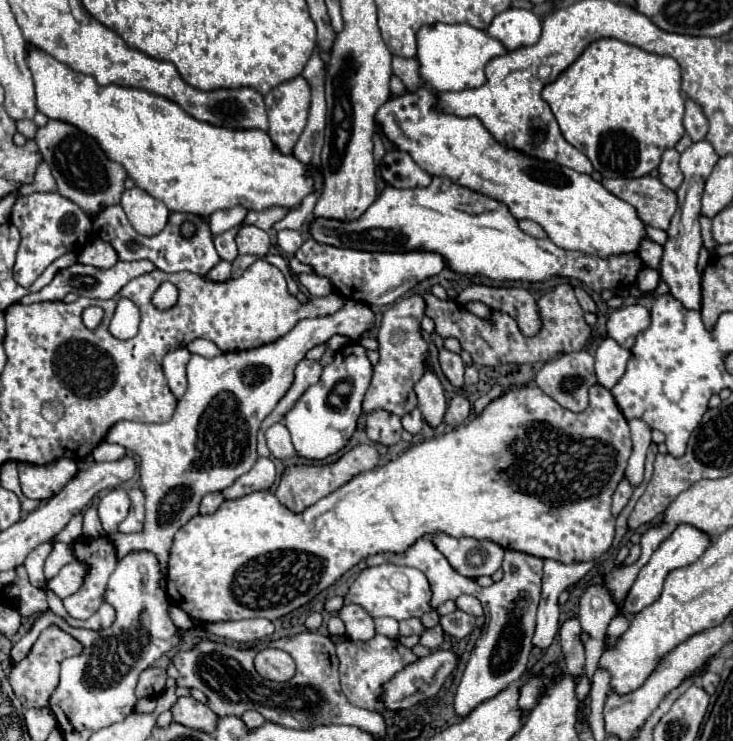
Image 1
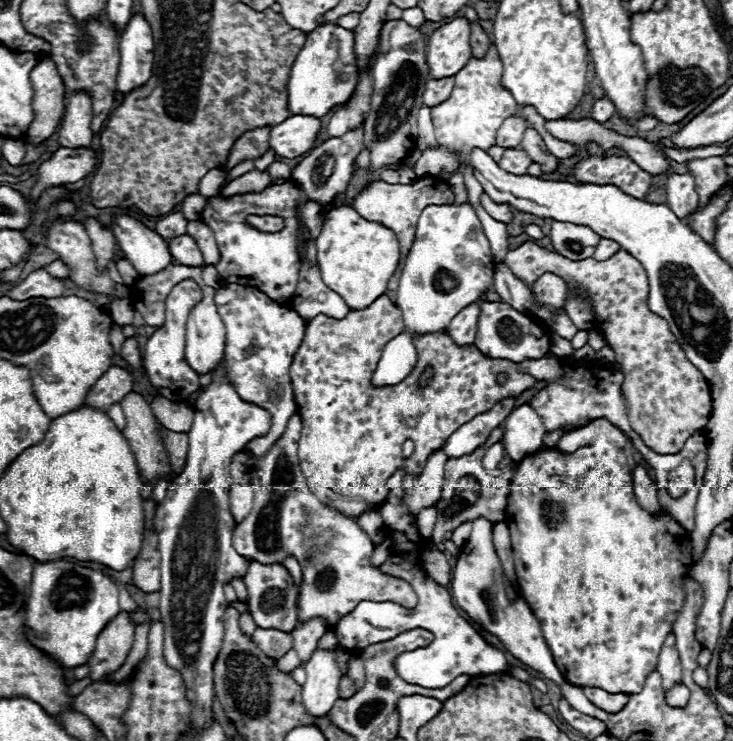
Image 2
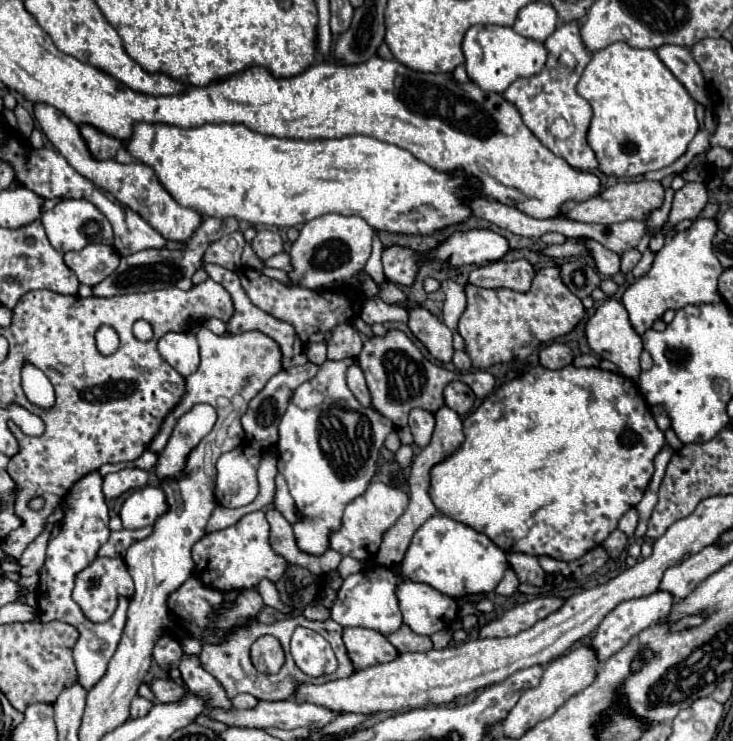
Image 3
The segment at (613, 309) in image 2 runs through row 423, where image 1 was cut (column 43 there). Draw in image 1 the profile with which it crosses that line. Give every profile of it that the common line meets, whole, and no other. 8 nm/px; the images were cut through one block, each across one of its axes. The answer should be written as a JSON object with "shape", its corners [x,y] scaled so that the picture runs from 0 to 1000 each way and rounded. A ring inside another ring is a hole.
{"shape":[[[65,845],[55,861],[49,864],[49,869],[44,872],[44,877],[38,880],[38,885],[27,893],[22,893],[14,904],[14,923],[16,931],[22,937],[22,942],[30,947],[33,955],[65,955],[68,950],[68,939],[79,926],[82,918],[82,896],[87,888],[93,885],[106,885],[112,883],[115,872],[112,866],[106,866],[101,858],[95,858],[93,853],[87,853],[79,845]]]}

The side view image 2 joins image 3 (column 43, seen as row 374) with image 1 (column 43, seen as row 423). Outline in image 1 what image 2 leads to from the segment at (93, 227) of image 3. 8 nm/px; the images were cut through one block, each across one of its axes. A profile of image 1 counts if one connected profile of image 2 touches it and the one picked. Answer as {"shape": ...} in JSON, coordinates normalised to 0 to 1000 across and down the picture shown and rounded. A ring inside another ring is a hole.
{"shape":[[[46,259],[41,265],[27,265],[16,281],[14,300],[19,300],[30,316],[19,356],[19,378],[30,386],[41,386],[41,381],[46,381],[76,348],[93,340],[109,340],[126,316],[123,291],[106,275],[85,267],[79,259]]]}

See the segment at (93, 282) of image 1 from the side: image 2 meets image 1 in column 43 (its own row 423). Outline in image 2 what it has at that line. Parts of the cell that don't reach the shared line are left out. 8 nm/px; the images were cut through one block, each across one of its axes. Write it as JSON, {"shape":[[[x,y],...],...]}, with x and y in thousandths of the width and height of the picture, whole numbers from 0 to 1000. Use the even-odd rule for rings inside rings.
{"shape":[[[401,559],[387,588],[360,618],[338,618],[336,629],[344,629],[341,653],[347,659],[347,683],[338,699],[319,715],[319,742],[355,761],[385,761],[390,750],[407,756],[415,780],[412,804],[407,810],[409,839],[426,831],[442,831],[450,842],[458,842],[464,831],[472,831],[494,810],[535,810],[554,821],[565,821],[565,796],[548,783],[524,777],[505,761],[510,734],[488,710],[486,699],[439,680],[420,661],[404,613],[409,580],[412,567]]]}

